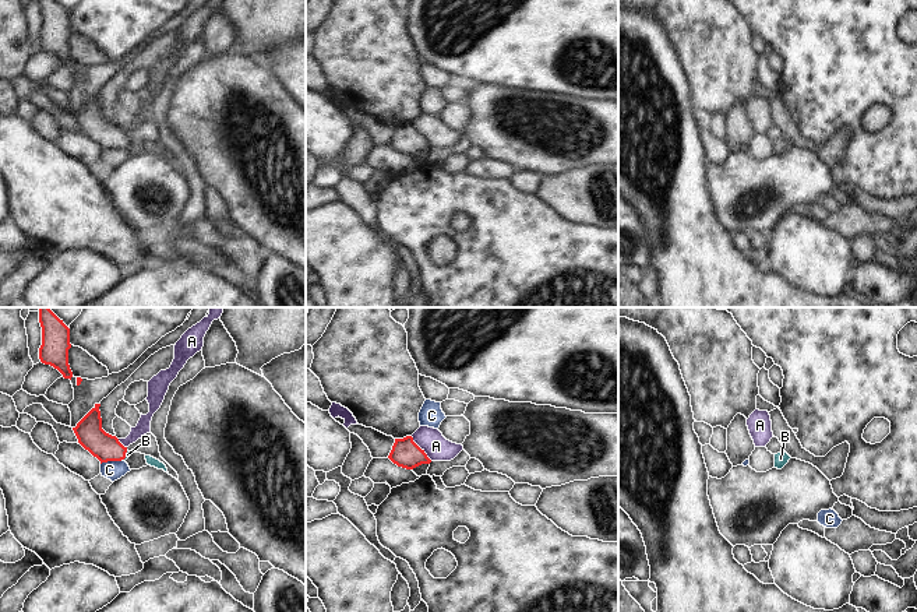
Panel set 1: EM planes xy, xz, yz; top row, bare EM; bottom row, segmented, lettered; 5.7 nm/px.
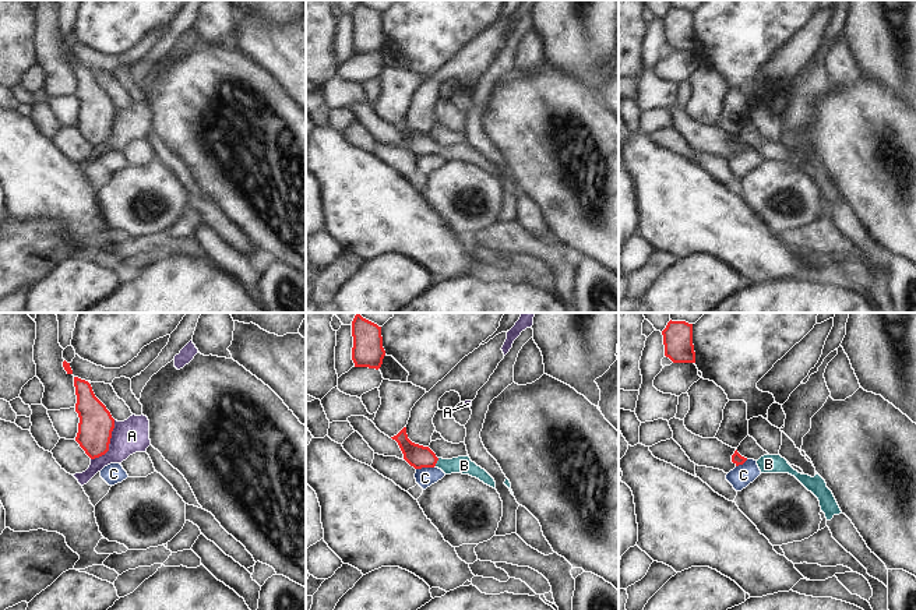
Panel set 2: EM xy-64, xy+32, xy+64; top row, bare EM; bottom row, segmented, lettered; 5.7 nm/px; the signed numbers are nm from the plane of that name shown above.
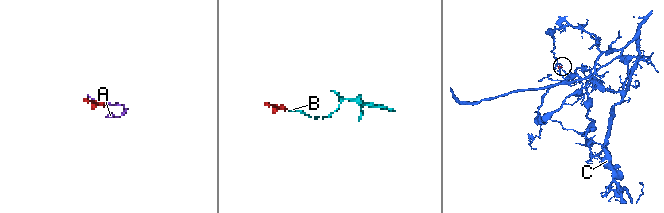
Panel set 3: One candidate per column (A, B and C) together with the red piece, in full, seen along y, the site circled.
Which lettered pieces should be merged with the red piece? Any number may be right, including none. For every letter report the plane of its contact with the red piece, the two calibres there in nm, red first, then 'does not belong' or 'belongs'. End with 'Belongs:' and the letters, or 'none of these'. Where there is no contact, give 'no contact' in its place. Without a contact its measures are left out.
A: meets red in xz; 170 nm thick on the red side, 150 nm on the other; does not belong
B: meets red in xy; 160 nm thick on the red side, 30 nm on the other; belongs
C: meets red in xy; 160 nm thick on the red side, 110 nm on the other; does not belong
Belongs: B

